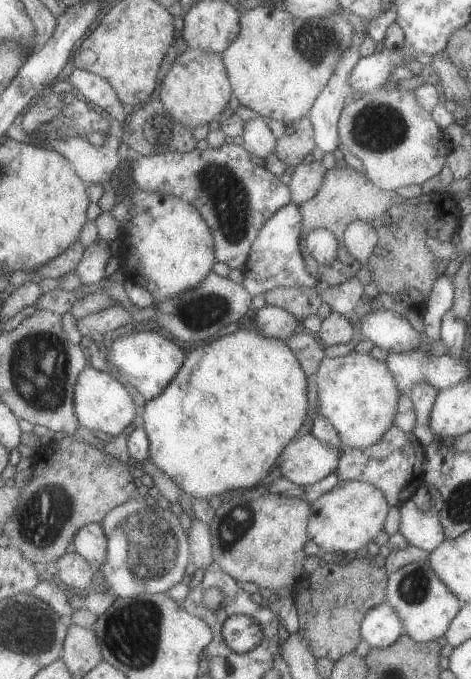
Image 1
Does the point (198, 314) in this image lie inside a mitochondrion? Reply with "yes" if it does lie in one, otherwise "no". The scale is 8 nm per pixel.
yes

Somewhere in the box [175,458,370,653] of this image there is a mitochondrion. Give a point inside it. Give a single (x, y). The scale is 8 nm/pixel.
(238, 521)

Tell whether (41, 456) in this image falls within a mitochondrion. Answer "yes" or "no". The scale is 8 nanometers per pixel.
no

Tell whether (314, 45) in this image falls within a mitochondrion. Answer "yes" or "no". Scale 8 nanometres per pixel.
yes

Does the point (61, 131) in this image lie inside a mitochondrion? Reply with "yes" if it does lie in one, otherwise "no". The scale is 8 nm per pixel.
yes

